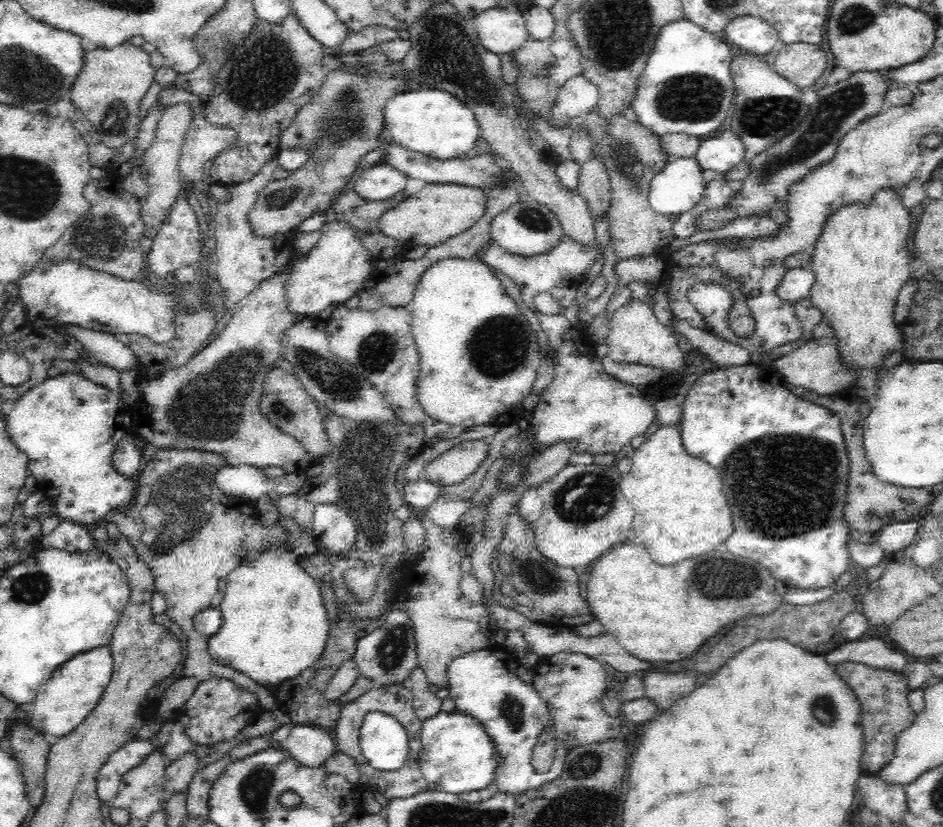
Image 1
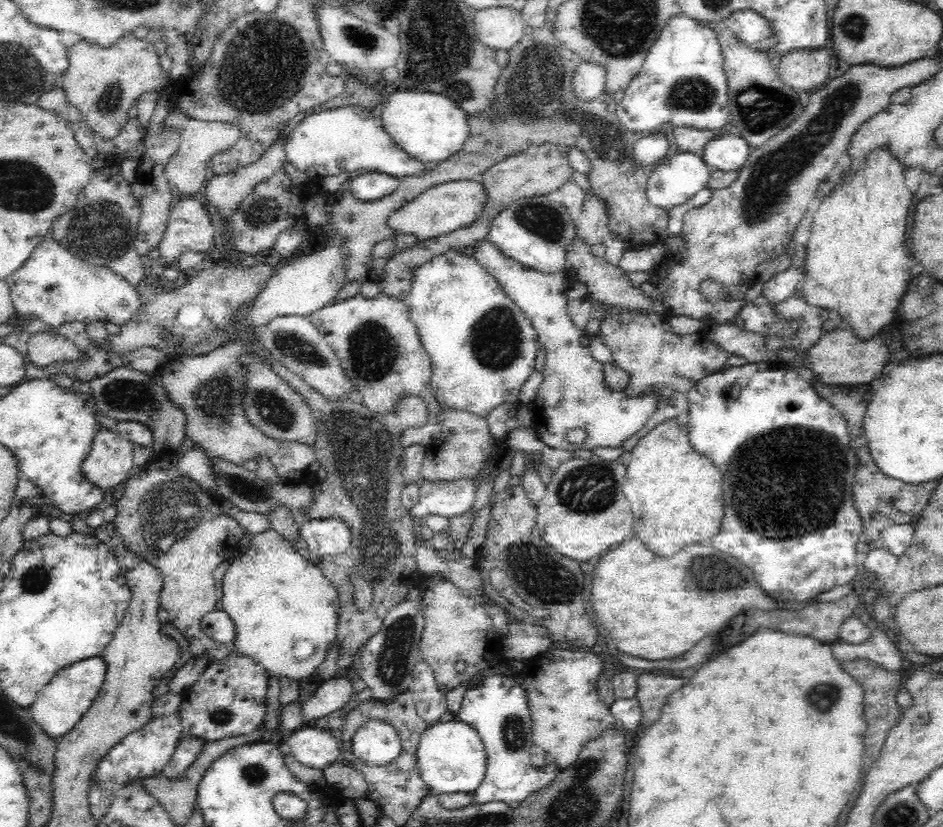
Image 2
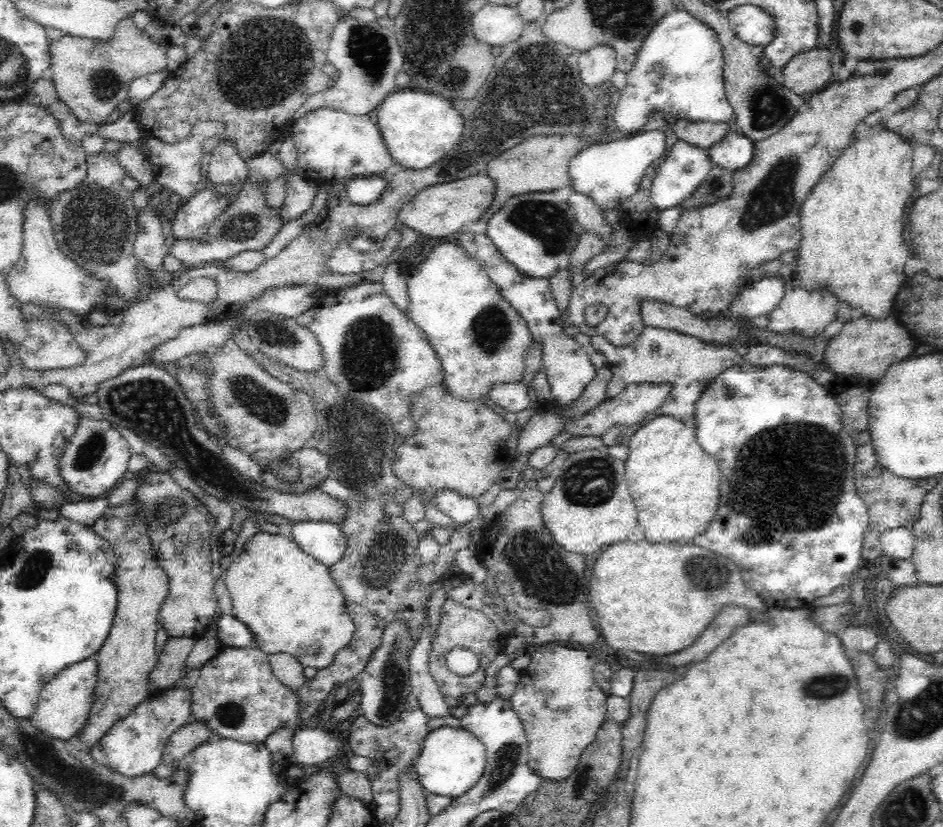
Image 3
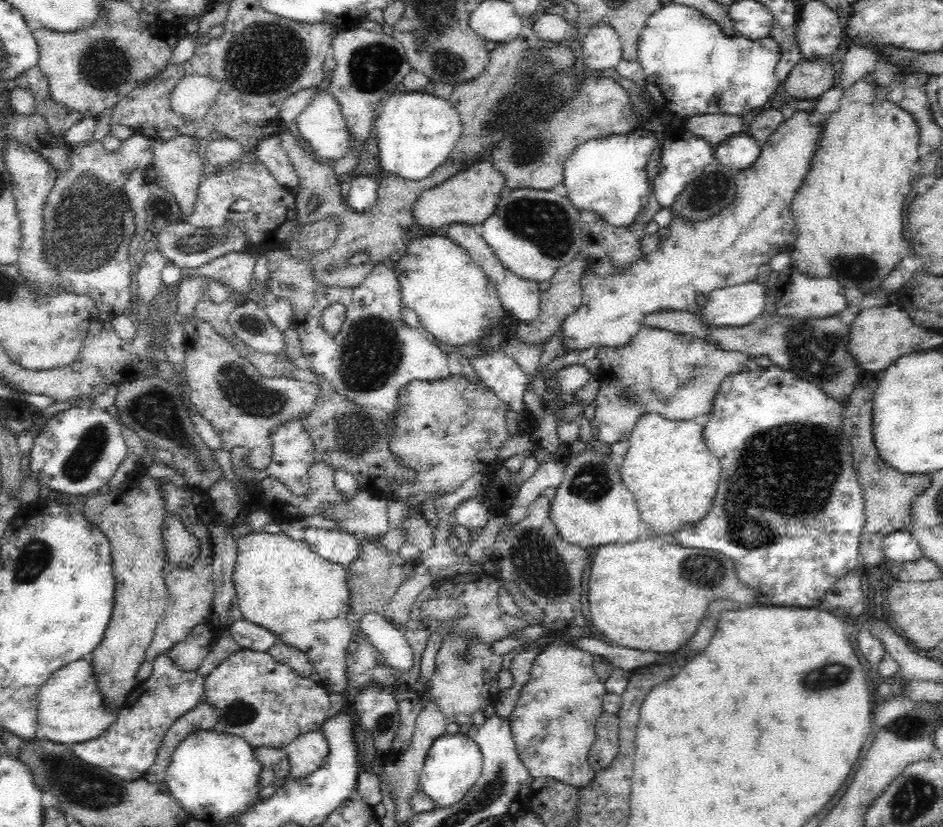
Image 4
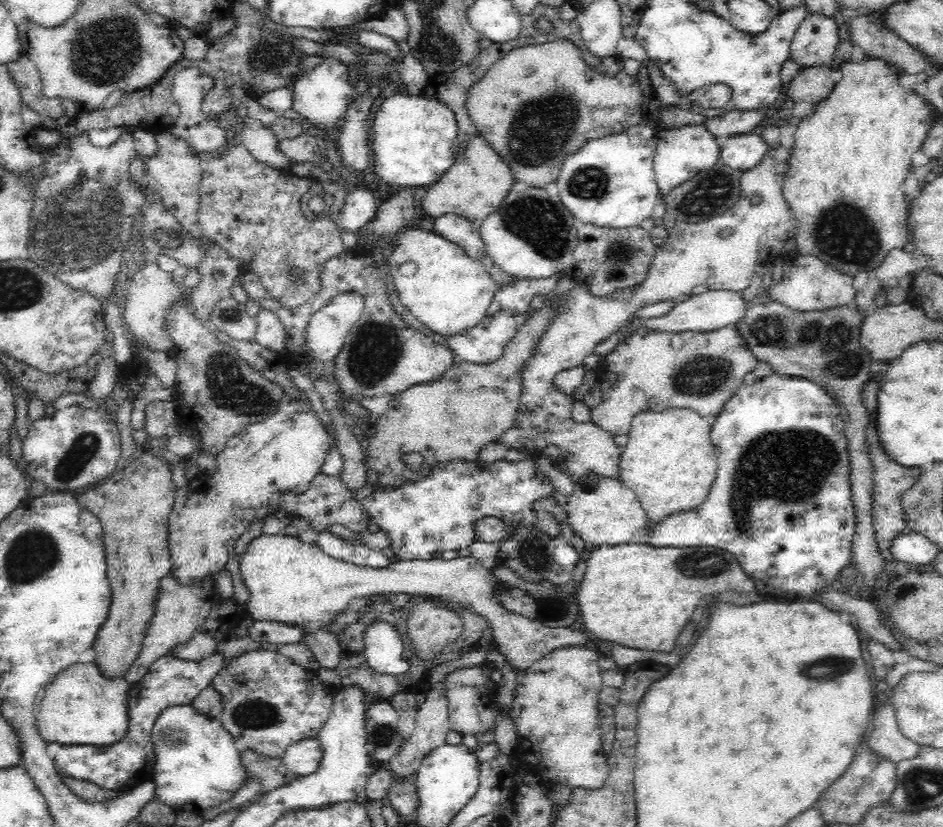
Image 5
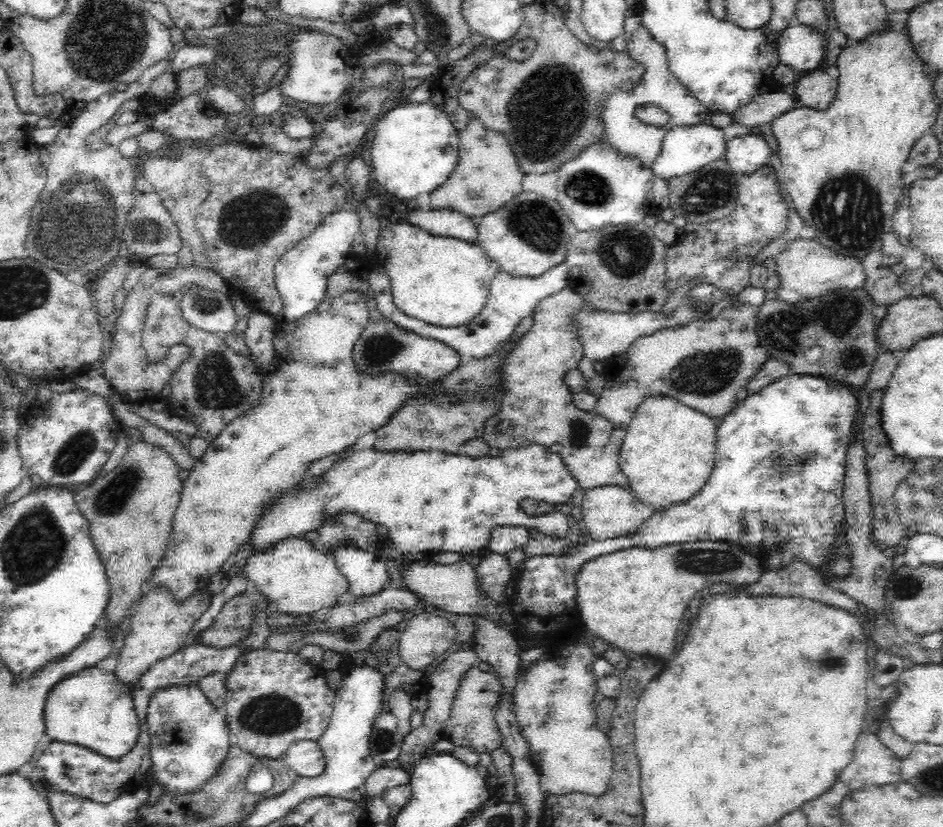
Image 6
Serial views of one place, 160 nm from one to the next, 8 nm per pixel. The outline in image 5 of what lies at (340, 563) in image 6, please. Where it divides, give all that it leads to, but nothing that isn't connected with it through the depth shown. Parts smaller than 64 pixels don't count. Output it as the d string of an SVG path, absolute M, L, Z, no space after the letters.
M330 531L318 534L316 542L328 555L354 566L378 568L388 566L392 562L383 551L370 549L357 540L340 538Z

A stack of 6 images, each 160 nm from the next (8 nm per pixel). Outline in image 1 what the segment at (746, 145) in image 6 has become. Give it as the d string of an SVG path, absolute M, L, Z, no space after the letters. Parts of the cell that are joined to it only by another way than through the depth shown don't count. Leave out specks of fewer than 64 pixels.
M720 132L716 138L704 140L695 153L702 170L714 170L725 176L747 156L743 143L732 132Z

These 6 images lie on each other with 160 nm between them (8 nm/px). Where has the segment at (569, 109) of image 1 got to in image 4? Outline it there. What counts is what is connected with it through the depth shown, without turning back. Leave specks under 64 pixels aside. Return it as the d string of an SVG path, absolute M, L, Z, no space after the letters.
M606 24L594 25L585 36L582 48L581 61L592 71L614 69L623 53L616 31Z

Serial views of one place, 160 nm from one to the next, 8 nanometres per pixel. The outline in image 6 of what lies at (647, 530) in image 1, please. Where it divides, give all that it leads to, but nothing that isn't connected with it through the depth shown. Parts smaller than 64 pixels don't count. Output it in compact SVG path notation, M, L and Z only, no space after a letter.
M646 396L637 406L636 414L626 428L626 436L619 448L619 463L628 477L631 493L645 505L659 510L690 500L710 478L715 463L716 422L670 396Z

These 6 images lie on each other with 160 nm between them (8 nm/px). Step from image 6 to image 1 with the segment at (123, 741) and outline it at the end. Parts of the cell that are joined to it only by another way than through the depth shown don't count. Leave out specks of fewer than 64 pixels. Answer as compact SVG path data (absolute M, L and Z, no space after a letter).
M106 644L103 647L92 648L92 650L88 651L74 656L67 663L56 668L52 672L50 680L45 680L42 688L40 688L40 692L37 692L36 698L33 700L35 710L32 723L44 734L51 734L52 736L58 736L60 738L74 732L82 724L82 721L86 720L88 713L96 708L101 696L104 694L105 688L110 684L115 661L113 660L109 645Z

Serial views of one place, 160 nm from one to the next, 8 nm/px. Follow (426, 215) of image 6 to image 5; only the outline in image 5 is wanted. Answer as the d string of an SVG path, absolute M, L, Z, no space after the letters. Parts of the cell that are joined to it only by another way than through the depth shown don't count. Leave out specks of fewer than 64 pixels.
M444 213L437 216L432 222L432 229L436 234L443 236L446 240L456 243L473 259L479 262L496 281L497 285L501 285L511 281L513 277L500 270L496 266L486 248L483 240L479 235L477 224L472 224L470 219L461 217L456 213Z

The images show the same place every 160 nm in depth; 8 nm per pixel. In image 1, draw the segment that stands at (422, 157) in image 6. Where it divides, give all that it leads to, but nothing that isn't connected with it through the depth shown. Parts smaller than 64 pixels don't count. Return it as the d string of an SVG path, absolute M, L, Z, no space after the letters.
M436 88L392 96L384 107L383 122L389 141L437 160L461 157L473 150L481 137L472 109L453 94Z

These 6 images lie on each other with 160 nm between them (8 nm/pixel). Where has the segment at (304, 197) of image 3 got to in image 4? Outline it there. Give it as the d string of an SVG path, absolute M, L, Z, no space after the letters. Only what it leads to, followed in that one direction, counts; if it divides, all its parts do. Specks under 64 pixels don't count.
M278 134L270 136L266 140L260 140L251 154L265 164L272 177L280 185L287 186L292 193L298 196L300 177L298 177L298 173L286 152L282 149Z

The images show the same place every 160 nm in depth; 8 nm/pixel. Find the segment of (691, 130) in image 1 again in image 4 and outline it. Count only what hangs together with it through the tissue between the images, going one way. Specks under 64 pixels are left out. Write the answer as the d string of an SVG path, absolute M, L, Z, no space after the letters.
M662 5L648 17L637 43L636 61L644 71L644 90L658 111L673 113L682 119L701 115L748 117L768 104L768 99L775 94L779 85L775 70L780 60L780 47L774 37L751 41L738 34L738 38L728 38L716 21L686 5Z

